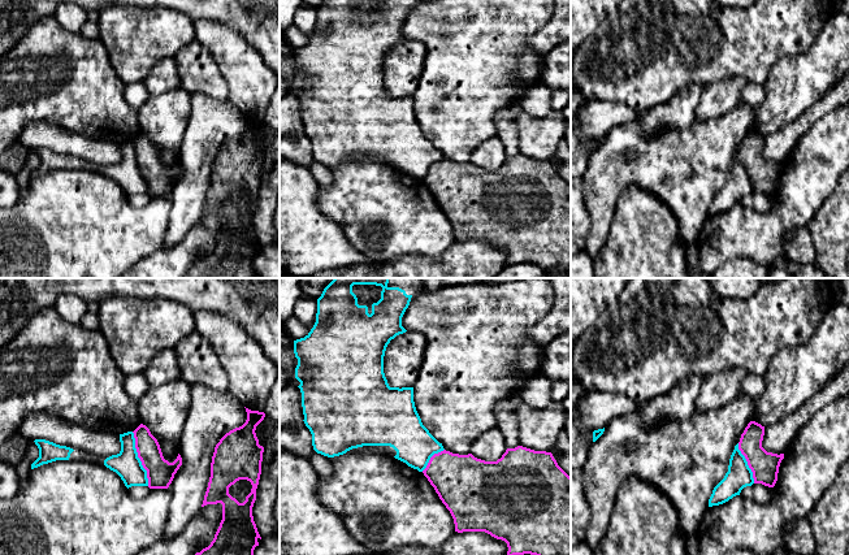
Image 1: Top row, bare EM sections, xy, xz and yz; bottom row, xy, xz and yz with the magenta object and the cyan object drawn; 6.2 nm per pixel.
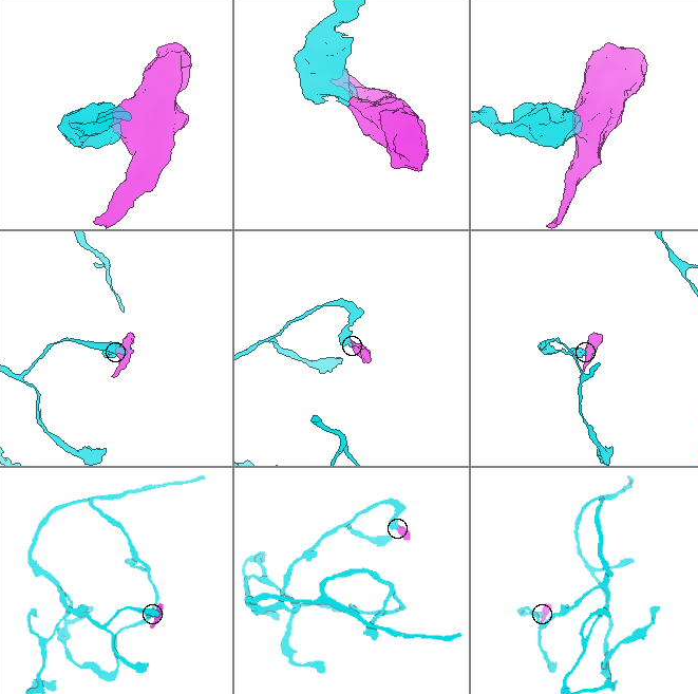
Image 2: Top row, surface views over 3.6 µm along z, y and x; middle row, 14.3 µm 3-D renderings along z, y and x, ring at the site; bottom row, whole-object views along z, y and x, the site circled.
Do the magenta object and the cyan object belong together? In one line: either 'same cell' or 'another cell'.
another cell

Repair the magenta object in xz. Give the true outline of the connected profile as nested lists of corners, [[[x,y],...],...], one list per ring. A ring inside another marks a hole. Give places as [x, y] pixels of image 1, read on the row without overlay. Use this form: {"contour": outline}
{"contour": [[[523,155],[507,157],[497,170],[485,170],[472,162],[450,160],[434,162],[423,179],[442,212],[450,220],[455,240],[485,240],[507,252],[507,265],[530,263],[545,272],[571,268],[571,186],[558,174],[551,161],[534,160]]]}

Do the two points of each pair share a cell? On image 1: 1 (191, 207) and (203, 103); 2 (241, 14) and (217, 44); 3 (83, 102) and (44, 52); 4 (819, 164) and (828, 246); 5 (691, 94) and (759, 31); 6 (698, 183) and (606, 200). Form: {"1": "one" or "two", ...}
{"1": "one", "2": "two", "3": "one", "4": "two", "5": "two", "6": "one"}

